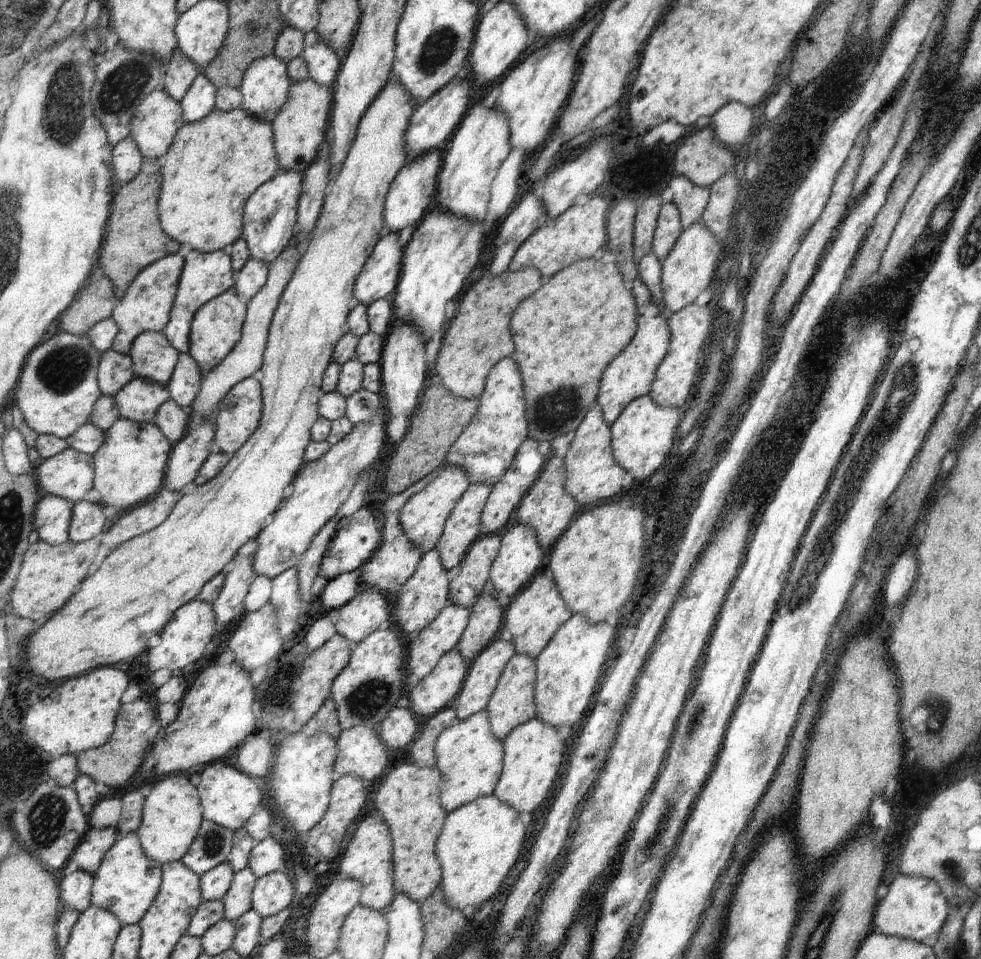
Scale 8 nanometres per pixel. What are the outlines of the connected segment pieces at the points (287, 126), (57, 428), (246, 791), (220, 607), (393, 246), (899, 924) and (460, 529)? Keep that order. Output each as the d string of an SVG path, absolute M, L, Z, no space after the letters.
M298 56L288 62L289 74L293 80L290 98L285 107L272 122L278 159L282 164L281 172L304 173L319 156L323 143L329 139L330 122L333 115L333 88L322 85L310 77L310 70L304 58Z
M65 330L34 348L15 391L15 403L28 426L39 435L60 436L71 448L93 456L105 442L104 430L90 421L95 403L102 395L98 381L101 362L102 352L95 348L89 336L77 336Z
M223 760L207 764L200 778L199 797L206 820L237 831L247 825L247 822L257 813L257 808L261 808L259 804L263 802L263 790L259 786L259 778L251 778L249 774L243 774L241 769L237 770Z
M253 556L239 558L237 568L230 572L219 598L213 604L217 624L220 629L229 626L231 622L239 623L249 613L245 610L243 600L247 598L251 584L257 579L253 570Z
M386 232L358 276L354 290L355 303L370 306L376 300L392 297L402 276L404 254L405 247L399 244L399 233Z
M900 874L888 885L887 893L874 908L873 930L887 936L921 942L930 934L939 932L948 917L949 907L939 887L932 880Z
M471 483L447 519L436 550L449 573L455 574L462 567L471 546L482 537L482 514L493 491L491 485Z

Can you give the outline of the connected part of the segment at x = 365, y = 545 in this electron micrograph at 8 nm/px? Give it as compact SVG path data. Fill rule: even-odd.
M362 507L352 515L342 516L338 522L335 536L332 538L329 548L327 548L327 554L323 558L319 575L329 582L336 580L343 574L362 569L364 565L367 565L382 543L381 525L375 519L375 514L365 507Z

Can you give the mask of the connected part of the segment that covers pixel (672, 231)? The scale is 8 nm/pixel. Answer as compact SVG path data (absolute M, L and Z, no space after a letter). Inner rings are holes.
M673 201L664 203L658 218L658 230L654 236L653 246L653 253L660 261L664 261L671 254L683 233L678 205Z

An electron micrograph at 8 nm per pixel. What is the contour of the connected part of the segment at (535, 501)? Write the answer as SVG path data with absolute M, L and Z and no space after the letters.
M554 456L546 463L537 482L523 497L518 508L518 522L536 530L540 545L551 546L551 542L562 538L577 514L578 502L566 490L566 463L563 458Z

